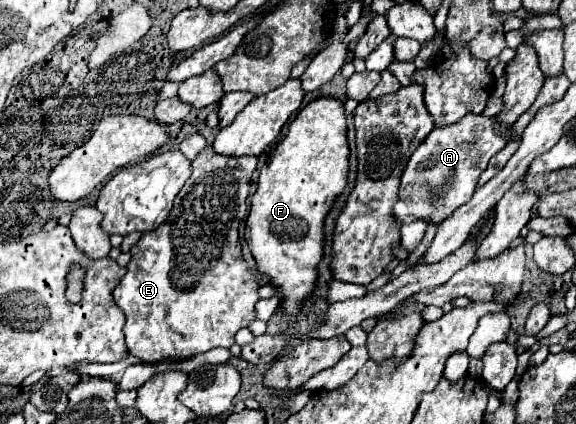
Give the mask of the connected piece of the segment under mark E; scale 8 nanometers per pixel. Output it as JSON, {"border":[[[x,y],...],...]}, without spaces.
{"border":[[[211,146],[203,148],[197,158],[191,162],[193,164],[193,174],[191,178],[185,182],[185,186],[181,188],[179,196],[175,198],[175,204],[173,204],[173,210],[169,214],[169,220],[165,224],[161,224],[157,230],[153,232],[145,232],[141,234],[139,242],[131,248],[131,262],[127,266],[127,274],[123,276],[121,284],[115,288],[113,296],[115,296],[115,302],[117,306],[125,312],[127,316],[127,322],[125,322],[125,328],[123,328],[123,334],[125,334],[125,344],[127,344],[127,350],[129,354],[141,358],[143,362],[159,362],[159,360],[167,360],[167,358],[191,358],[195,354],[203,354],[211,348],[217,348],[217,346],[223,346],[223,348],[231,348],[235,344],[235,334],[237,330],[241,328],[247,328],[251,320],[255,320],[255,304],[259,300],[259,294],[257,294],[257,288],[259,288],[259,280],[249,272],[249,266],[247,262],[243,260],[241,256],[241,246],[239,246],[239,222],[247,216],[247,190],[249,190],[249,180],[251,180],[251,174],[257,166],[257,158],[229,158],[229,156],[221,156],[221,154],[215,154],[211,150]]]}

